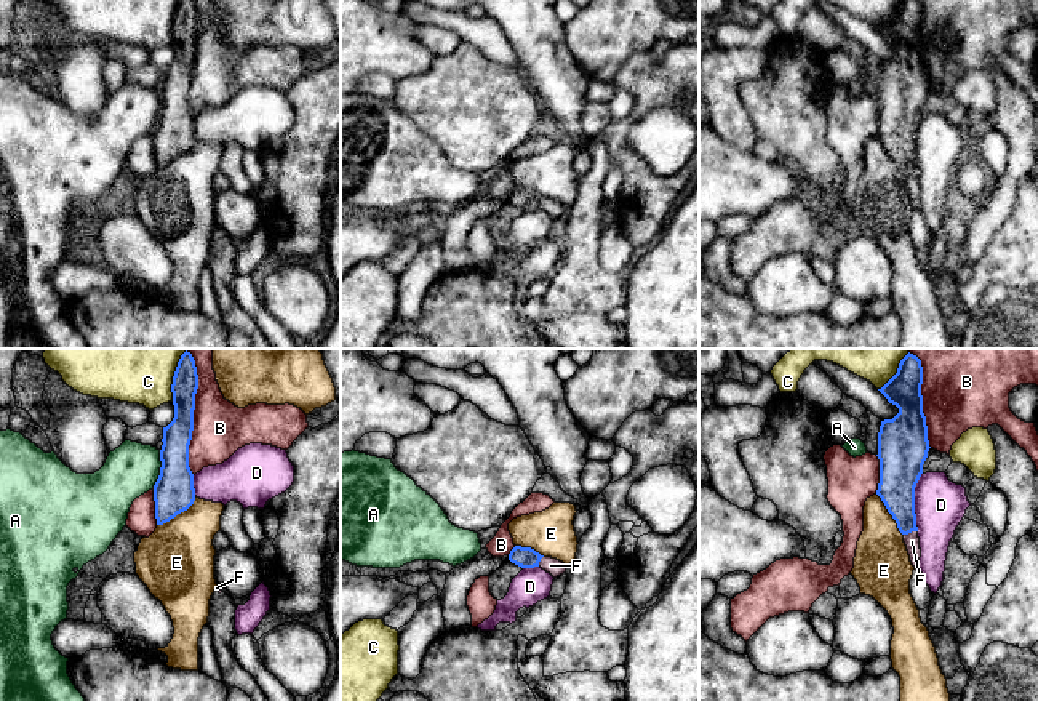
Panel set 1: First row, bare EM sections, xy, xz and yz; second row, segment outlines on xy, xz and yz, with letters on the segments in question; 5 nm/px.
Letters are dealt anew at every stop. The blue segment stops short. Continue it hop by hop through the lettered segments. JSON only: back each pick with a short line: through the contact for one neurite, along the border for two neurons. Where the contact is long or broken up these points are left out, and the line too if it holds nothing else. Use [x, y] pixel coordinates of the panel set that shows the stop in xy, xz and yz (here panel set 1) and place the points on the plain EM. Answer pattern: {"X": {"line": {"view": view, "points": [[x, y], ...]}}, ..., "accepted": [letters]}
{"F": {"line": {"view": "yz", "points": [[896, 130], [910, 173], [912, 183]]}}, "accepted": ["F"]}

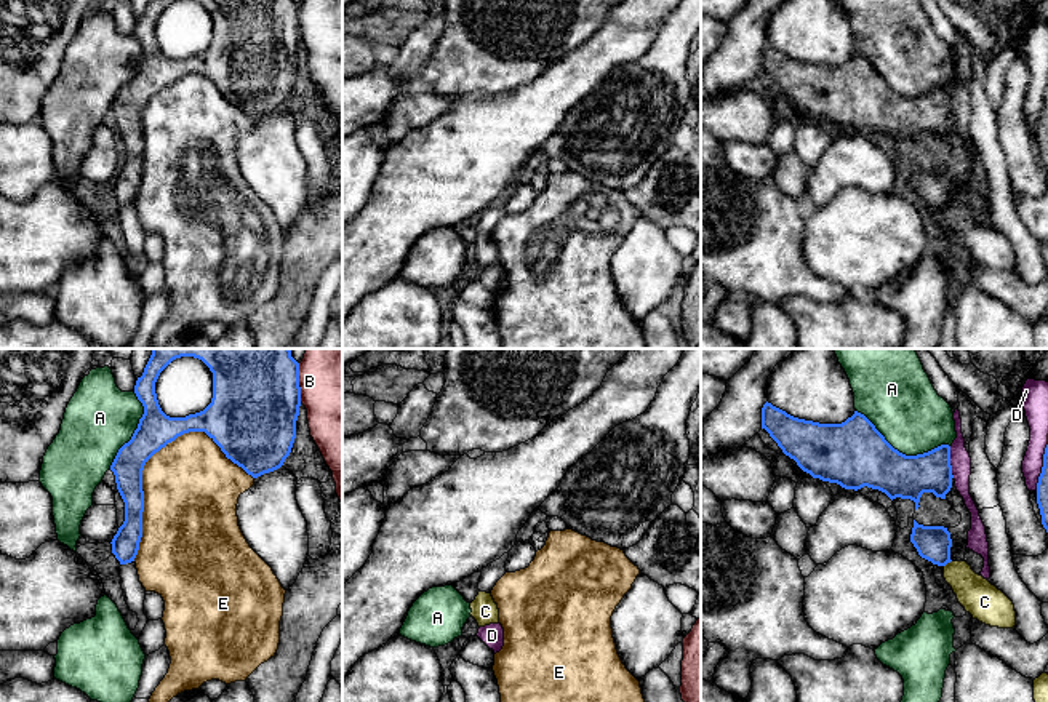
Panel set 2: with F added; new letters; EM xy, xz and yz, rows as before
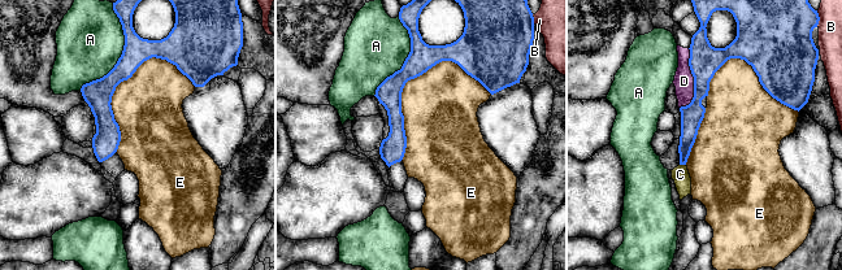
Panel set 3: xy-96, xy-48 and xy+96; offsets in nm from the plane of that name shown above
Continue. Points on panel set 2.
{"accepted": []}

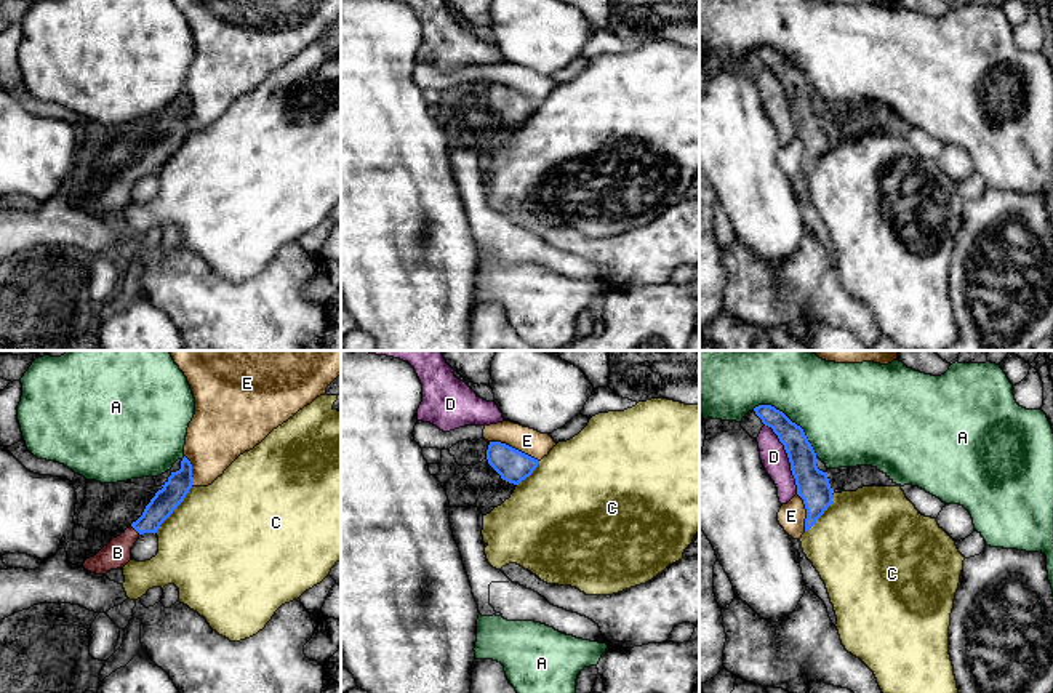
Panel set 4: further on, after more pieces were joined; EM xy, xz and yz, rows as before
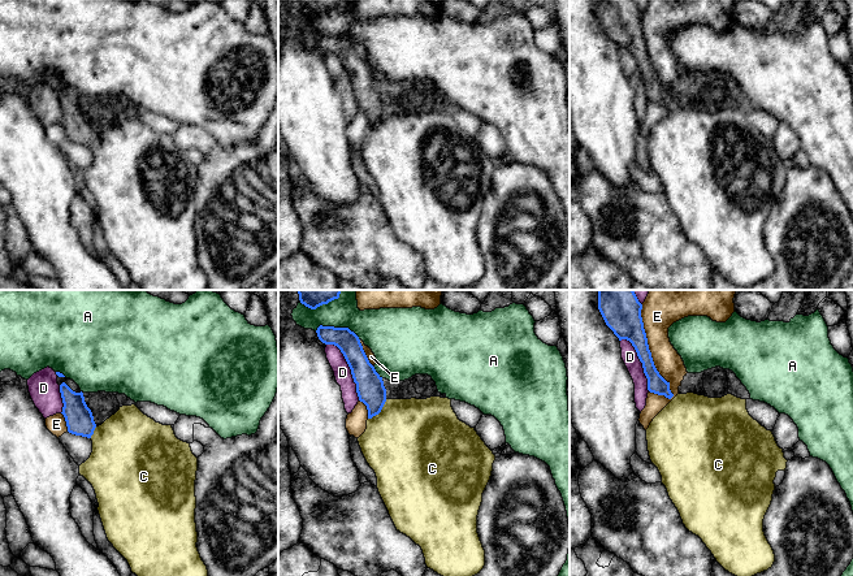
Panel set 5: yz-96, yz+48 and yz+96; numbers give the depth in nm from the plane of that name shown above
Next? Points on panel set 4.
{"B": {"line": {"view": "xy", "points": [[172, 136], [136, 172], [117, 194]]}}, "accepted": ["B"]}

